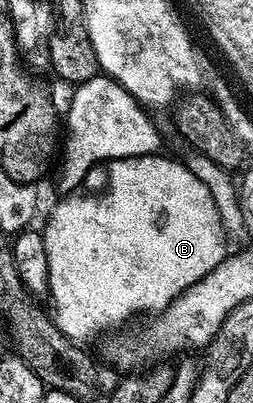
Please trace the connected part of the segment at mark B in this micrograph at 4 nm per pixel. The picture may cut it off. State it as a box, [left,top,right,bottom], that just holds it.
[42,153,226,341]

